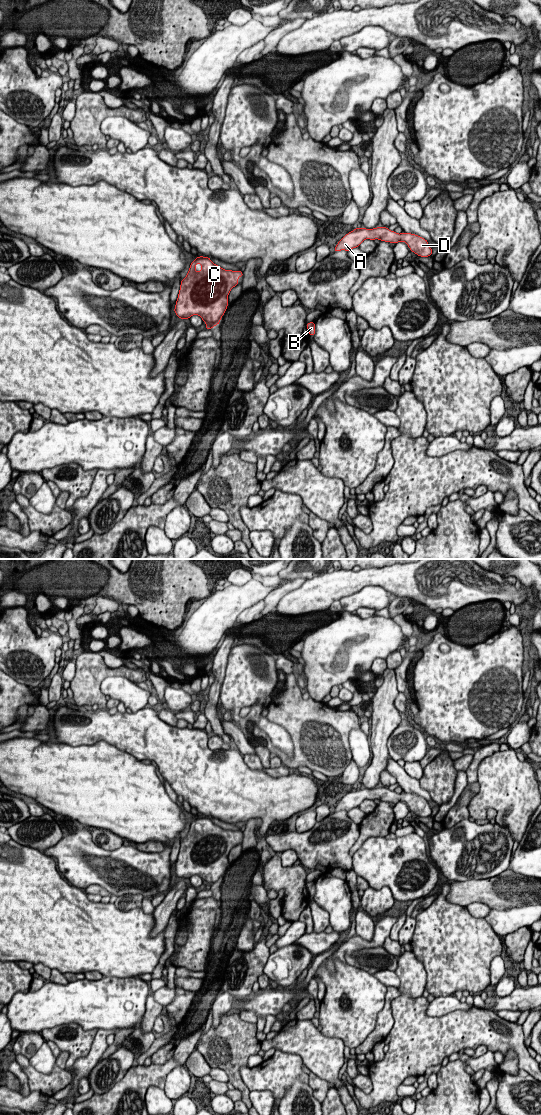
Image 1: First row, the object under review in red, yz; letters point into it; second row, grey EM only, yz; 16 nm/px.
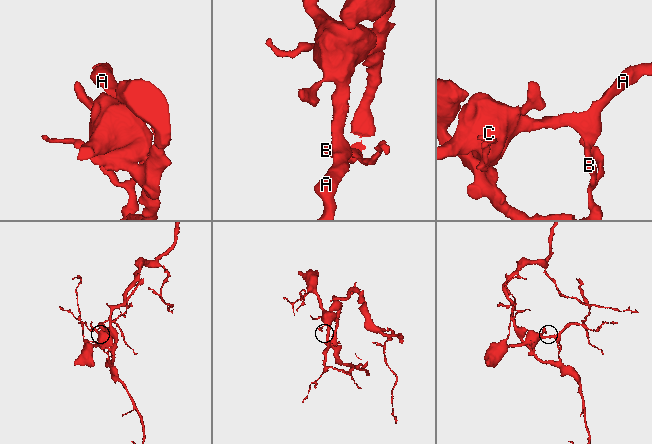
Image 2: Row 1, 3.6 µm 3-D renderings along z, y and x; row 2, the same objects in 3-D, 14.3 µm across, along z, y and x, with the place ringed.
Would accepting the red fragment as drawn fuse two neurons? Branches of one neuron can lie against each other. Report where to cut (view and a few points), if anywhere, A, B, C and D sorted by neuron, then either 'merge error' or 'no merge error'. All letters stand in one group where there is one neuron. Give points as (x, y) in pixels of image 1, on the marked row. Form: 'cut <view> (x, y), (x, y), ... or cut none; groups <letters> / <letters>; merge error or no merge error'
cut none; groups A B C D; no merge error

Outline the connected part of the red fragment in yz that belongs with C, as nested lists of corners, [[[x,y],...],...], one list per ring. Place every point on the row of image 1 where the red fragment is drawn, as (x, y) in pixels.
[[[199,256],[190,264],[189,271],[182,279],[178,298],[174,308],[179,319],[189,319],[199,315],[206,323],[206,330],[218,325],[228,307],[228,295],[233,287],[238,285],[238,278],[243,277],[243,272],[225,270],[214,264],[209,257]]]

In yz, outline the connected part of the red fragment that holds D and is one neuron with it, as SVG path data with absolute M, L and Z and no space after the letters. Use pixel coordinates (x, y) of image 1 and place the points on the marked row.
M376 227L373 229L355 228L337 243L334 252L341 250L350 251L353 248L359 247L365 239L378 239L394 244L402 241L408 245L411 252L420 257L429 257L433 254L428 241L423 237L405 232L398 234L395 231L389 230L388 227Z

